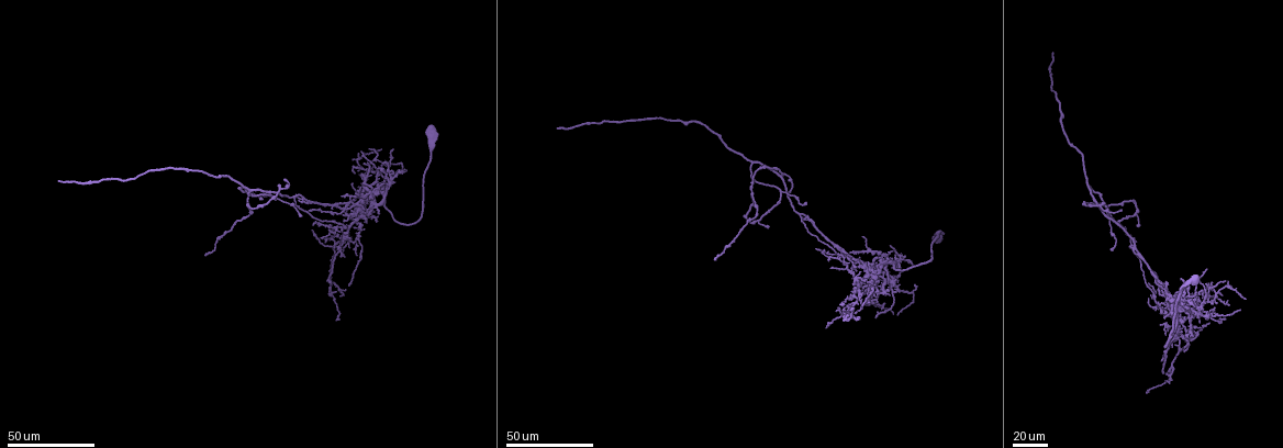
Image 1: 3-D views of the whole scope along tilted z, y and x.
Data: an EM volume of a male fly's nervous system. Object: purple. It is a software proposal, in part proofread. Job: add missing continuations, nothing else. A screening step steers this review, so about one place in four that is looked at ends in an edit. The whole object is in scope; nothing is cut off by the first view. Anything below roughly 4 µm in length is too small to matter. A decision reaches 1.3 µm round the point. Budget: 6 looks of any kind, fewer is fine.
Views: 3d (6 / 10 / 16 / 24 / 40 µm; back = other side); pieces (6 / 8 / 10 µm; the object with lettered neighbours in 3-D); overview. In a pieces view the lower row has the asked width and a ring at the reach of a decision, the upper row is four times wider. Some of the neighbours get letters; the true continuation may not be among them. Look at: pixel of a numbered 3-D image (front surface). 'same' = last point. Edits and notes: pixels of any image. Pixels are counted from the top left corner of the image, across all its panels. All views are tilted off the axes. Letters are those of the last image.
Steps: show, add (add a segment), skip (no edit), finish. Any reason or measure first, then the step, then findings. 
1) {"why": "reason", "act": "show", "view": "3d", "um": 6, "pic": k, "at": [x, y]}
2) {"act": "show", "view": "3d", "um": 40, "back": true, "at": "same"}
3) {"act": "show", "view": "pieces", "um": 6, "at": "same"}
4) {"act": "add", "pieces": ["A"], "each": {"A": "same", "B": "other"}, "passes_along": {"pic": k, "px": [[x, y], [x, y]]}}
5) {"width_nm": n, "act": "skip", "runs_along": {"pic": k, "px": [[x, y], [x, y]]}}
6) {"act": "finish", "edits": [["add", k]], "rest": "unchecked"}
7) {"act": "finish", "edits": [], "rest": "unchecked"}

{"why": "an open end", "act": "show", "view": "3d", "um": 40, "pic": 1, "at": [559, 128]}

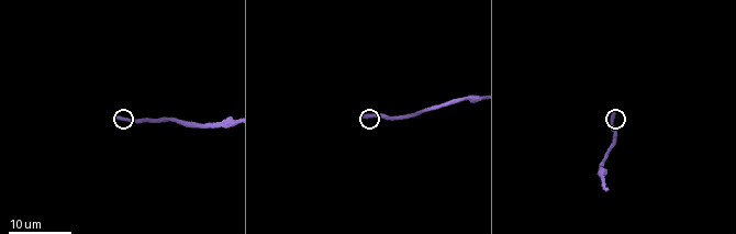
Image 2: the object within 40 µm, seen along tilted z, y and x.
{"act": "show", "view": "pieces", "um": 8, "pic": 2, "at": [116, 117]}

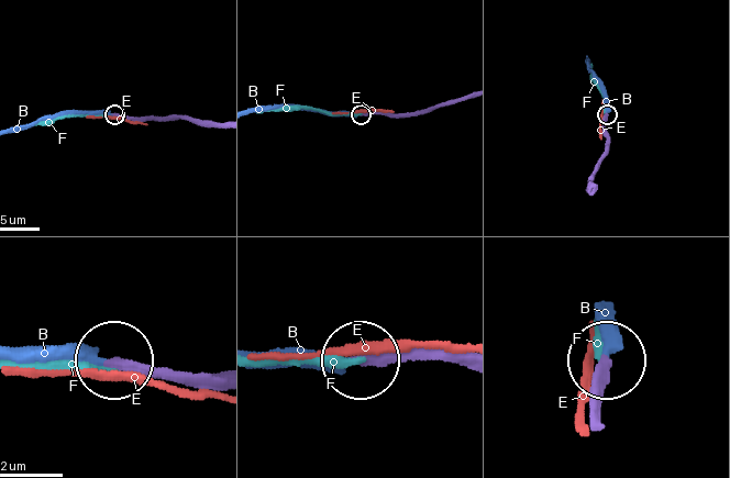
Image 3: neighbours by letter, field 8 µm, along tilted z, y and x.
{"act": "add", "pieces": ["B"], "each": {"B": "same", "E": "other", "F": "other"}, "passes_along": {"pic": 3, "px": [[189, 369], [130, 371], [102, 357], [10, 359]]}, "found": "it goes on there"}

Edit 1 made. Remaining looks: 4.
{"act": "show", "view": "overview"}

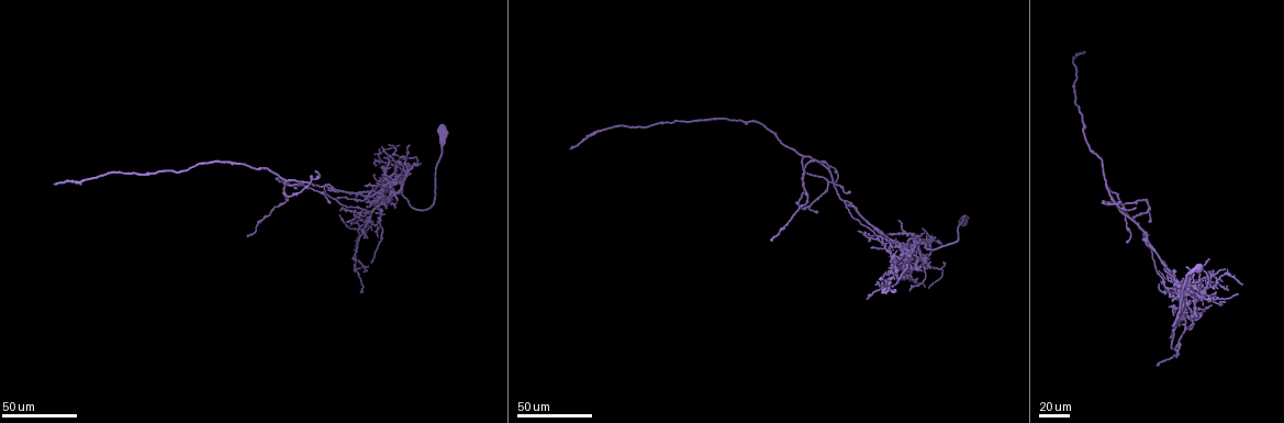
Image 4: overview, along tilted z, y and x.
{"why": "long arm stops here", "act": "show", "view": "3d", "um": 40, "pic": 4, "at": [399, 156]}

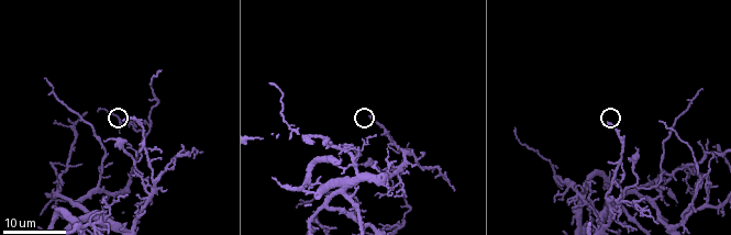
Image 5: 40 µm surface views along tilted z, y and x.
{"why": "closer look", "act": "show", "view": "3d", "um": 6, "pic": 5, "at": [368, 116]}

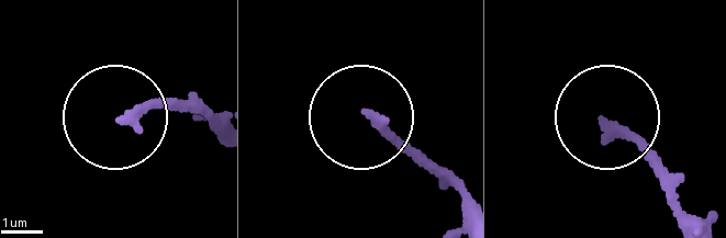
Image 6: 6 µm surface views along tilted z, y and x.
{"act": "show", "view": "pieces", "um": 6, "pic": 6, "at": [606, 124]}

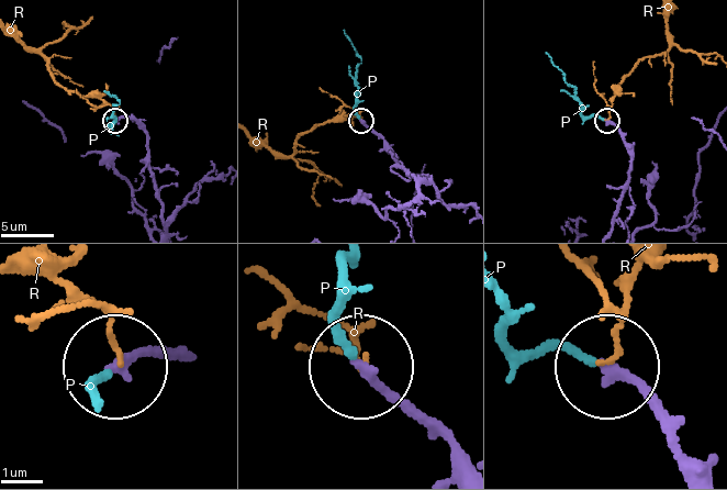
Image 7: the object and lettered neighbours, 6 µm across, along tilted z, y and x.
{"act": "add", "pieces": ["P"], "each": {"P": "same", "R": "other"}, "passes_along": {"pic": 7, "px": [[693, 468], [637, 388], [560, 351], [512, 346], [502, 308]]}, "found": "it goes on there"}

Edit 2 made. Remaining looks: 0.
{"act": "finish", "edits": [["add", 3], ["add", 7]], "rest": "unchecked"}

